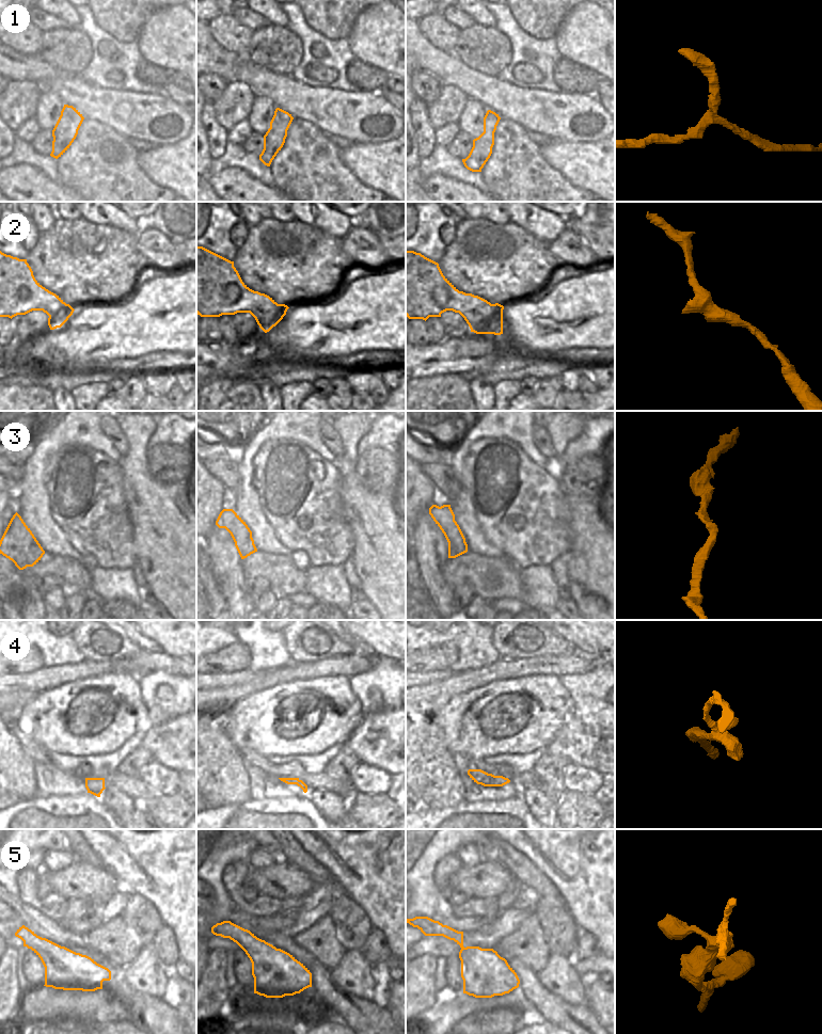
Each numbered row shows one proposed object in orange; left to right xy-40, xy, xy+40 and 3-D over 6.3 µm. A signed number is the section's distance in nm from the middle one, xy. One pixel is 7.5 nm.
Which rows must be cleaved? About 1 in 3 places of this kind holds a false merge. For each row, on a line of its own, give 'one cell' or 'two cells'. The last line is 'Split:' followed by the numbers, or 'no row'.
1: one cell
2: one cell
3: one cell
4: one cell
5: one cell
Split: no row

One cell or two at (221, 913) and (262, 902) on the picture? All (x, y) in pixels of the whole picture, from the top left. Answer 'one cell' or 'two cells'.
two cells

